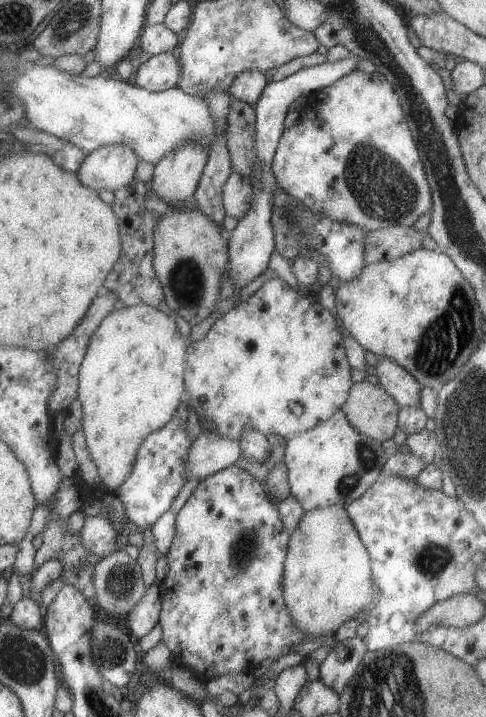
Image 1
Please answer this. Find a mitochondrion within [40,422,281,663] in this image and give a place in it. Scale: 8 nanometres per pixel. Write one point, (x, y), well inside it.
(121, 582)

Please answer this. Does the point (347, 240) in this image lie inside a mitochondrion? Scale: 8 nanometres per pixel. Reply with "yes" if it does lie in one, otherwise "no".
no

